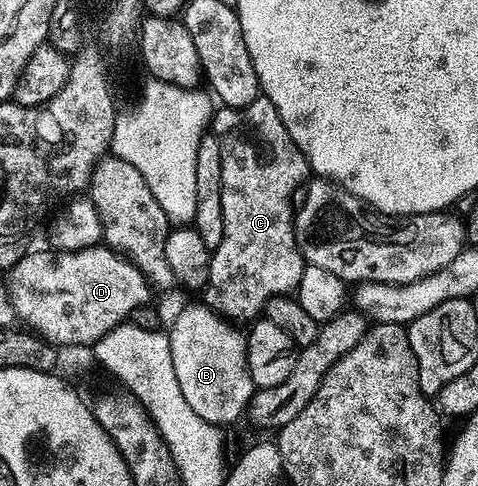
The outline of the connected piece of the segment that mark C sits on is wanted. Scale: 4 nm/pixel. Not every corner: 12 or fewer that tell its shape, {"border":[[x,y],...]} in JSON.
{"border":[[264,96],[219,109],[224,240],[204,302],[250,324],[293,295],[311,168]]}

